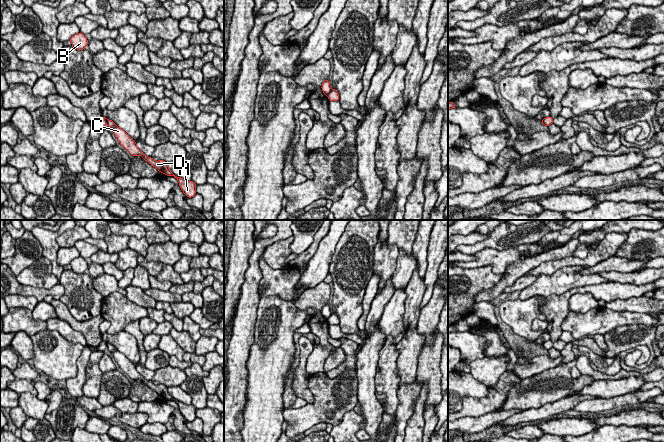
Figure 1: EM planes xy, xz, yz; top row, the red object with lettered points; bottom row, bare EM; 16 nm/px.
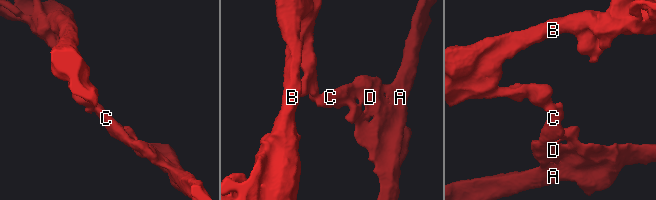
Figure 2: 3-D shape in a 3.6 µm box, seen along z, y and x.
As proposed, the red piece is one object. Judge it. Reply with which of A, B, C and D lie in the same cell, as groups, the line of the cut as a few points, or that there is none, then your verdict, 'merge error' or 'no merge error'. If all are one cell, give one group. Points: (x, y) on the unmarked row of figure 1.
A C D / B; cut in xz along (331, 313), (326, 318); merge error

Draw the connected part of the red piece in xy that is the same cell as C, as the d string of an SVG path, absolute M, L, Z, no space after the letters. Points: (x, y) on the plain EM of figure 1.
M107 343L107 349L112 353L116 363L119 367L133 380L141 380L145 385L154 390L159 396L166 398L167 400L174 400L179 407L179 410L183 417L188 421L194 421L196 418L196 408L191 405L186 405L181 401L175 400L168 392L168 387L163 384L155 385L152 381L147 381L137 371L136 366L131 362L124 354L119 352L112 344Z

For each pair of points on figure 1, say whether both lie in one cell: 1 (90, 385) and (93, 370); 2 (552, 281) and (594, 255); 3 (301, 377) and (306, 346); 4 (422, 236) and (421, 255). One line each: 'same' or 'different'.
1: same
2: different
3: same
4: same

